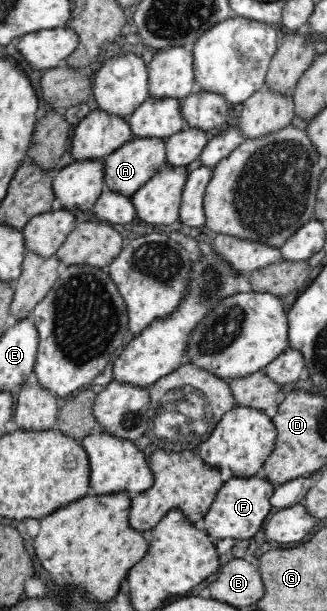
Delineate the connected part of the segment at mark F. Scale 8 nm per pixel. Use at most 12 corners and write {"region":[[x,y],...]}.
{"region":[[226,476],[204,529],[250,539],[274,511],[275,485]]}

